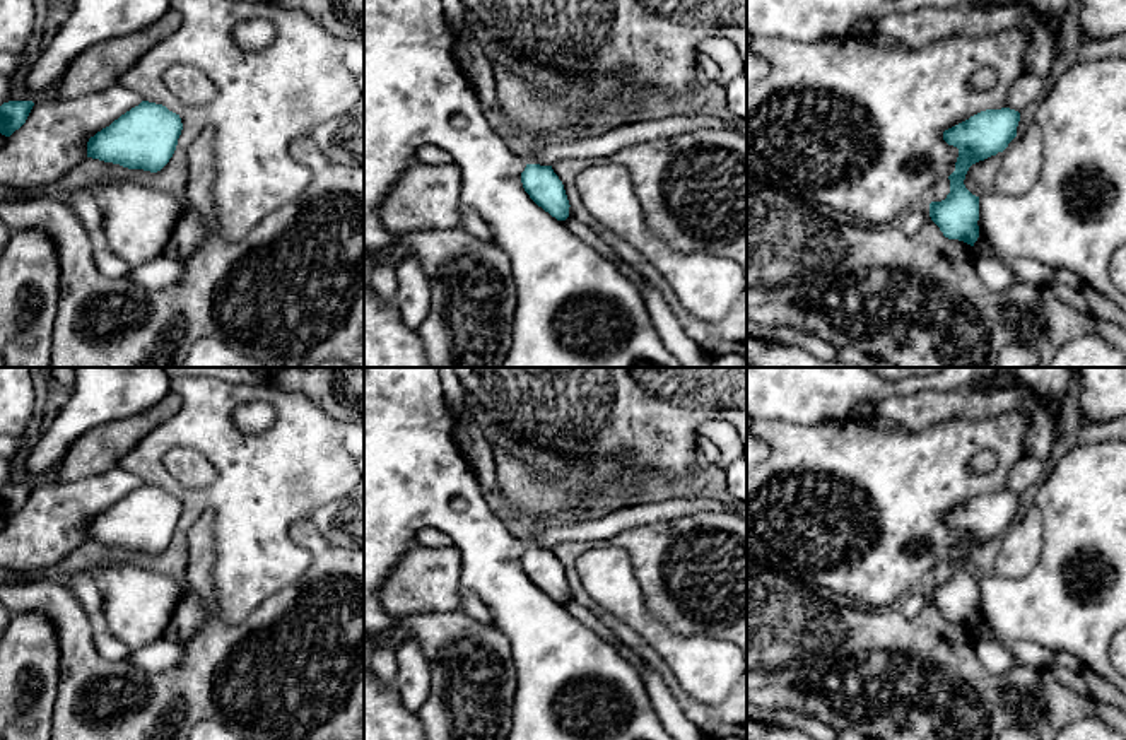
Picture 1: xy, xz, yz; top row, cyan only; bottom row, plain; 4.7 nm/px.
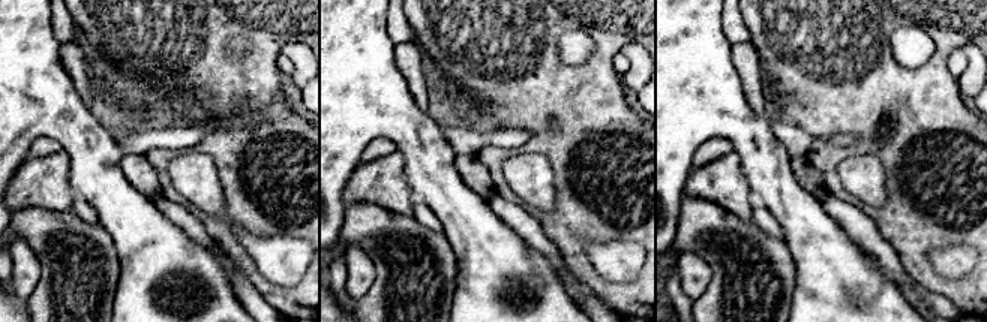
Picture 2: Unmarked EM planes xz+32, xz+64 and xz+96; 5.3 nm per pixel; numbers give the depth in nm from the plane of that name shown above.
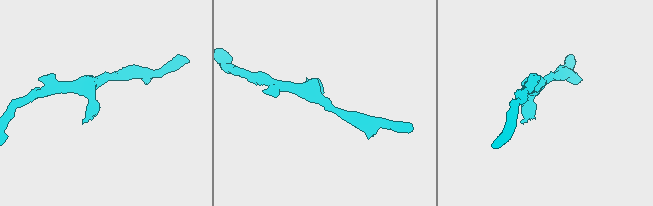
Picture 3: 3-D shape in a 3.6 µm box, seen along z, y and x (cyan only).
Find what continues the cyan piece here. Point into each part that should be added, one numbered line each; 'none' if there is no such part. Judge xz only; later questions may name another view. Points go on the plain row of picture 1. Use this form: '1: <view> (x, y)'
none

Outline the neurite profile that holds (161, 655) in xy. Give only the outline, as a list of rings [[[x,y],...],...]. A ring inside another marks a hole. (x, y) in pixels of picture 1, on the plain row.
[[[164,636],[154,643],[133,649],[126,661],[147,672],[162,672],[178,667],[181,658],[181,644]]]

